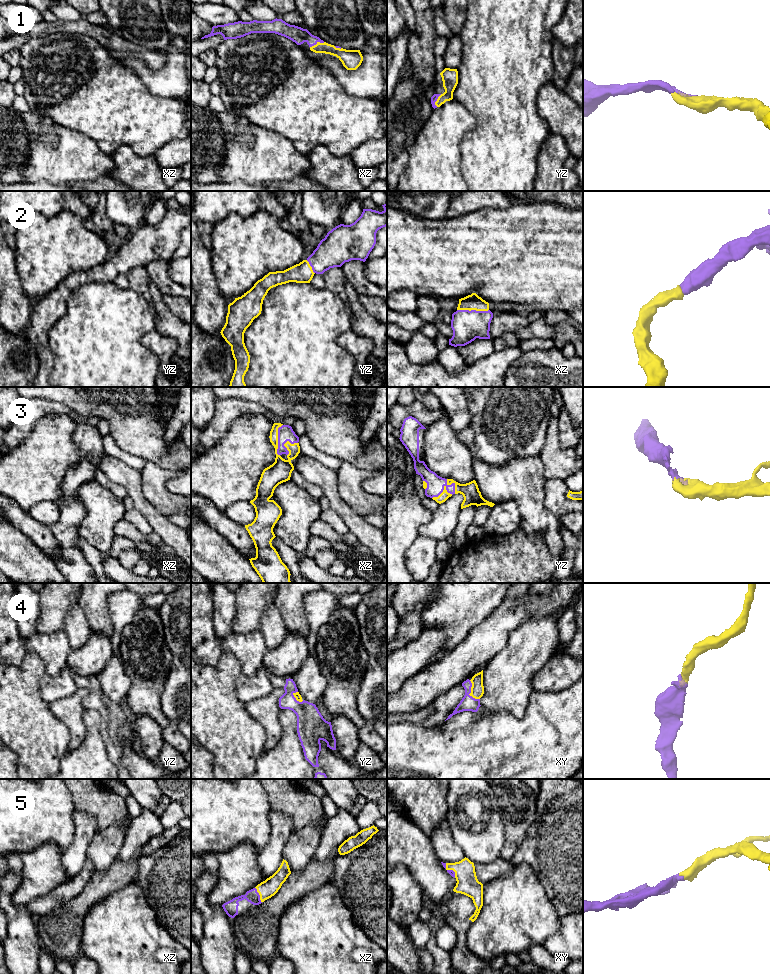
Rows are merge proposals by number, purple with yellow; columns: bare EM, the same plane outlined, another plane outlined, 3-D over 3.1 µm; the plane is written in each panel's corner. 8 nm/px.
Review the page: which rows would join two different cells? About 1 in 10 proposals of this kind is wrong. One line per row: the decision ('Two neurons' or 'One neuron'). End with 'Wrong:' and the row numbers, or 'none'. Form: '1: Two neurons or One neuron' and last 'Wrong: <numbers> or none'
1: One neuron
2: One neuron
3: One neuron
4: One neuron
5: One neuron
Wrong: none

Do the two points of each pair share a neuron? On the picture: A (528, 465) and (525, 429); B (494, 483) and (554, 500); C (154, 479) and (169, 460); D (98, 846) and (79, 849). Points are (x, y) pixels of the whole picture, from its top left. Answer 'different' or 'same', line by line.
A: different
B: different
C: different
D: different

